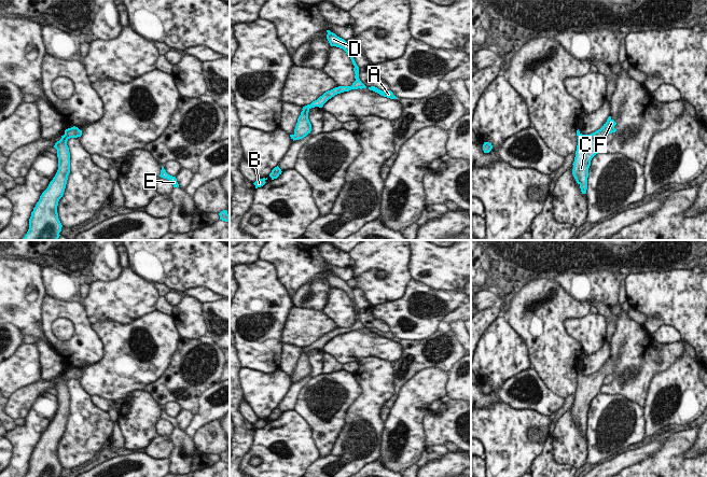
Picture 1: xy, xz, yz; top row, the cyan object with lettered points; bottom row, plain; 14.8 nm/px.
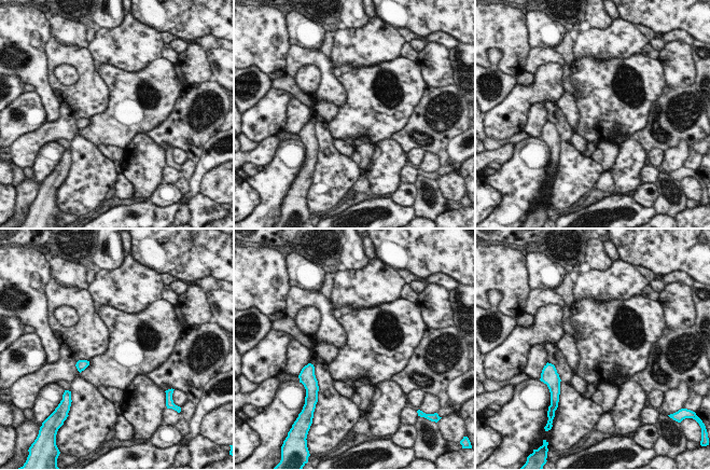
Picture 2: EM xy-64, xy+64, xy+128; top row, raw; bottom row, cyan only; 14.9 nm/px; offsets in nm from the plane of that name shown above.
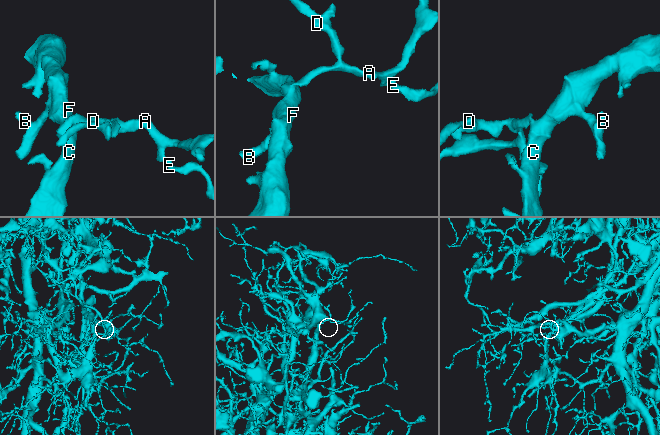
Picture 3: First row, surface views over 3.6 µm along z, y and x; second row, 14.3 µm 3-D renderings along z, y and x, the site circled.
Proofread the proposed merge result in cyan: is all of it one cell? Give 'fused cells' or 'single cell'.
single cell

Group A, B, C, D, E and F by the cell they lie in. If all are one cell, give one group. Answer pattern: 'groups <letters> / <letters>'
groups A B C D E F

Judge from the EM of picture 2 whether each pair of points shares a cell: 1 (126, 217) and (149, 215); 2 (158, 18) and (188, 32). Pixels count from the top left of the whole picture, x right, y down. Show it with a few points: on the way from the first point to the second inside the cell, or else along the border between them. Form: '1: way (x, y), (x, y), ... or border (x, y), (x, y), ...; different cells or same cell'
1: way (130, 211), (143, 215); same cell
2: way (166, 24), (173, 31), (180, 32); same cell

